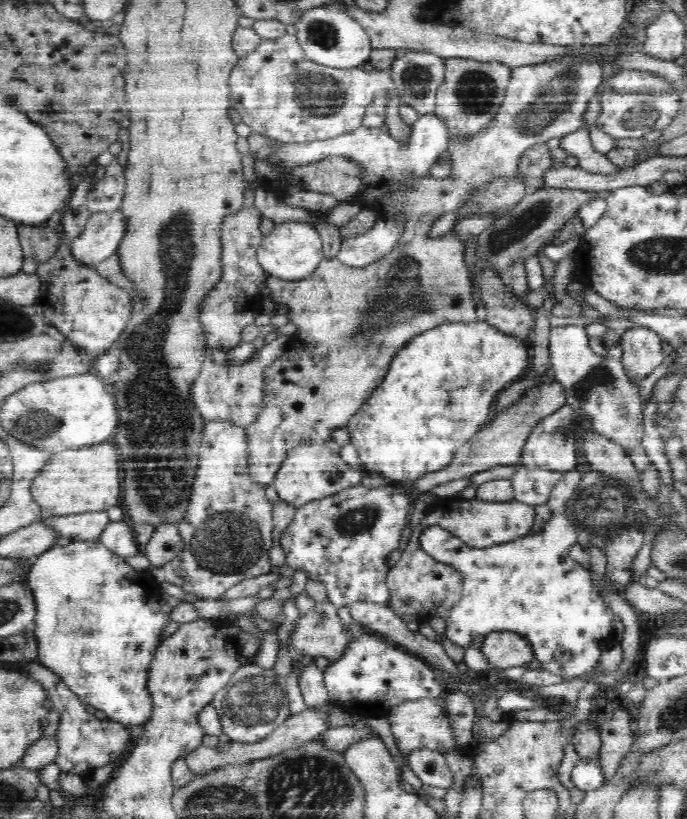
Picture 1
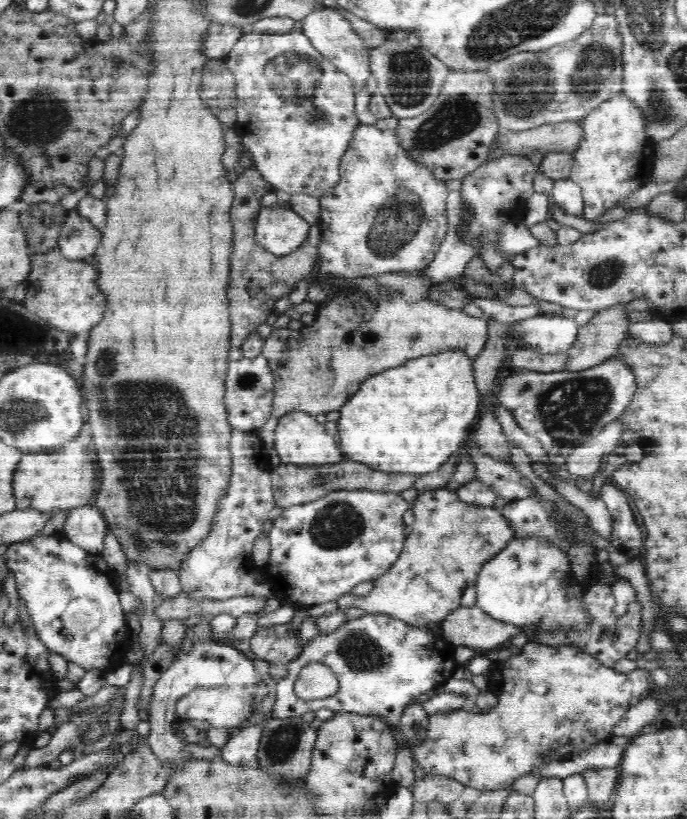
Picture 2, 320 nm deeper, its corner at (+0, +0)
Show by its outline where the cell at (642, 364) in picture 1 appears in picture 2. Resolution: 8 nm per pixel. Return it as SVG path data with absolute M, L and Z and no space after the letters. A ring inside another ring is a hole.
M616 357L578 372L546 373L513 368L512 374L498 382L495 398L499 409L507 408L550 456L569 455L576 446L594 438L602 428L624 414L638 388L634 369Z

